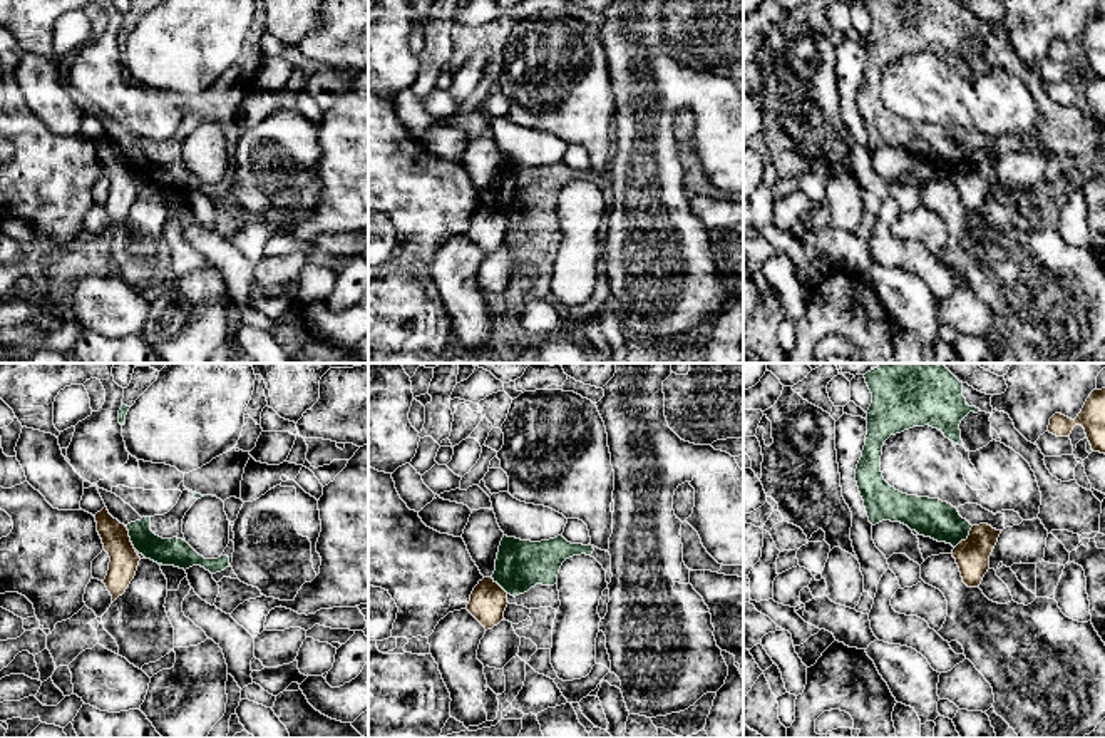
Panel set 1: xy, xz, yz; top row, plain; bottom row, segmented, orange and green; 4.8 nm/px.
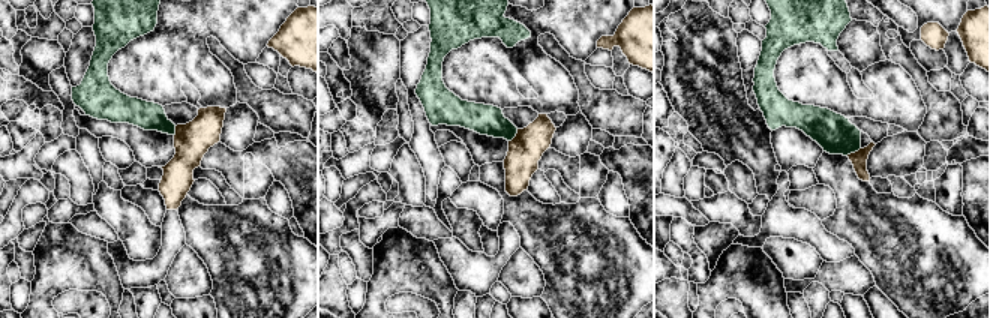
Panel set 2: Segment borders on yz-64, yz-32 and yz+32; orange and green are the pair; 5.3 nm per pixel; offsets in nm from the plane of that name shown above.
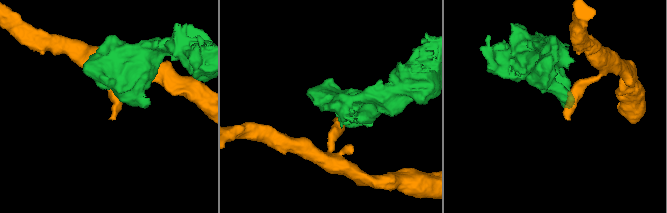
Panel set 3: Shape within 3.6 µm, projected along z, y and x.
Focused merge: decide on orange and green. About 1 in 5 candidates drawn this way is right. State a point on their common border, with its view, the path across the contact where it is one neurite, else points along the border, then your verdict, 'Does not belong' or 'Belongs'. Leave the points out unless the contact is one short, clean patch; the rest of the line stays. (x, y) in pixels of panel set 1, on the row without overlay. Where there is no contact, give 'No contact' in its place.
Touches orange at yz (968, 163). Boundary: yz (973, 151), (970, 159), (955, 173). Does not belong

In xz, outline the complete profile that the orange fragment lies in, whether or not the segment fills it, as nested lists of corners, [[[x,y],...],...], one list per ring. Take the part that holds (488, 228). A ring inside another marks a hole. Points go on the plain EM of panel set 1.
[[[484,202],[474,213],[465,234],[487,256],[504,246],[504,236],[507,229],[507,218],[492,202]]]

